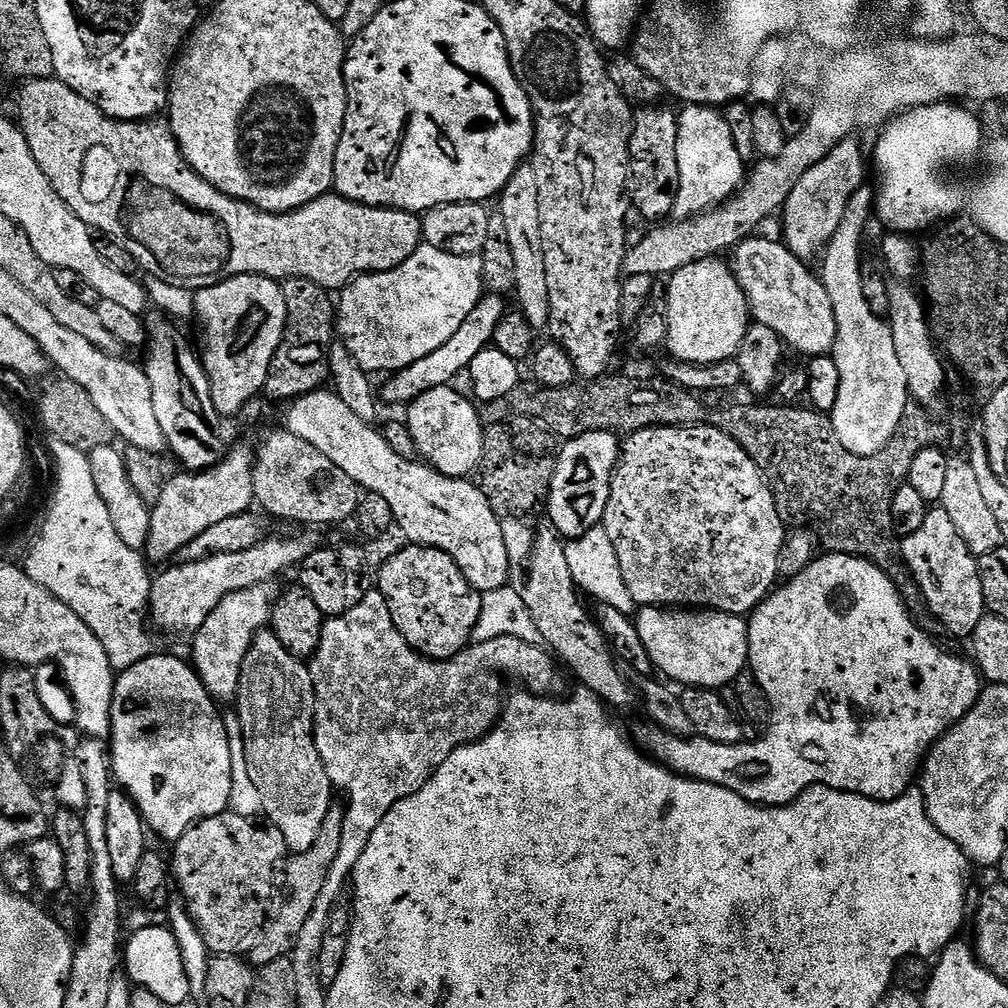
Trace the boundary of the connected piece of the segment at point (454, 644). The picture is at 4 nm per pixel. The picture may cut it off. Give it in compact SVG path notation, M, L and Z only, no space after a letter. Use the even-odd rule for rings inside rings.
M409 543L404 547L408 548L394 553L381 566L378 590L386 598L386 606L390 606L390 618L394 626L398 626L398 634L410 642L413 650L429 656L431 660L448 660L469 647L478 614L482 614L482 595L470 586L470 582L466 582L450 554L437 548L425 548L423 544Z

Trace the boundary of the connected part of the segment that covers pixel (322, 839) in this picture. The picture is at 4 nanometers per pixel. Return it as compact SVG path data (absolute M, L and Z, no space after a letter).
M334 806L322 818L322 830L318 830L318 838L314 838L314 846L310 850L293 852L283 861L282 880L288 883L288 897L280 909L267 921L260 940L250 954L250 960L257 969L264 968L270 962L291 957L294 942L298 934L302 934L302 926L306 918L310 918L310 910L318 902L318 894L322 894L322 886L326 886L326 874L330 874L330 866L334 866L334 858L338 858L338 850L342 850L342 822L344 808Z

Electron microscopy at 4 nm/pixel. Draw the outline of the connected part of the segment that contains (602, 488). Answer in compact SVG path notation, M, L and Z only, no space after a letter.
M591 432L567 441L559 449L546 501L547 519L565 541L576 540L603 521L612 476L620 462L621 441L614 432Z

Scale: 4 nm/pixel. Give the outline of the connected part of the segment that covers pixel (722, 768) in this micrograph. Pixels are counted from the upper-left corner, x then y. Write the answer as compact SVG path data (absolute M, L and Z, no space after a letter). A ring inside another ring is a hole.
M837 552L817 555L816 559L806 566L806 570L802 570L797 576L791 577L787 582L781 583L779 587L769 592L768 597L752 611L746 621L750 671L768 695L768 700L776 700L776 704L770 709L768 733L757 744L748 744L749 742L743 741L734 744L718 743L702 739L701 736L695 734L676 736L673 732L658 728L651 722L644 722L644 725L637 730L635 739L642 745L643 751L656 763L664 765L676 775L686 776L689 780L717 784L726 790L734 790L734 794L746 798L751 804L762 804L765 808L778 808L782 804L794 802L804 791L815 784L858 794L871 800L896 800L913 787L924 763L924 757L932 749L932 745L972 709L982 691L982 677L975 663L968 661L967 664L962 657L951 656L950 653L943 652L936 645L939 643L929 636L917 621L912 619L894 582L890 582L890 578L886 578L886 574L878 570L878 566L857 556L847 556Z

